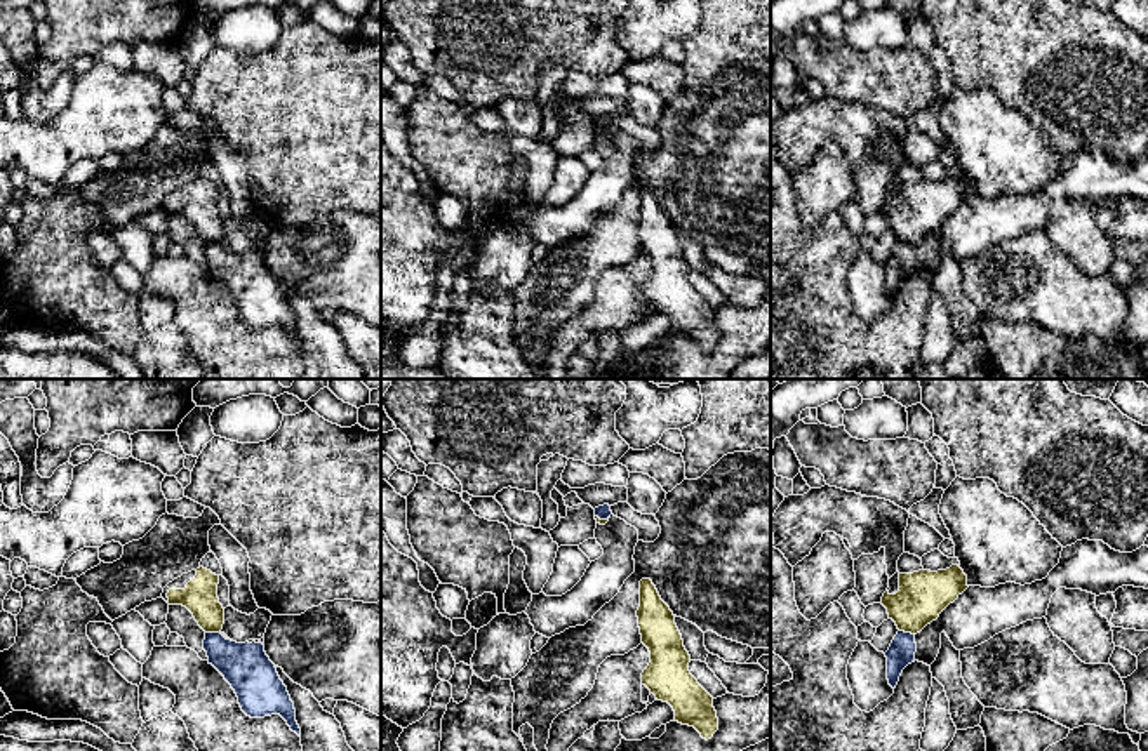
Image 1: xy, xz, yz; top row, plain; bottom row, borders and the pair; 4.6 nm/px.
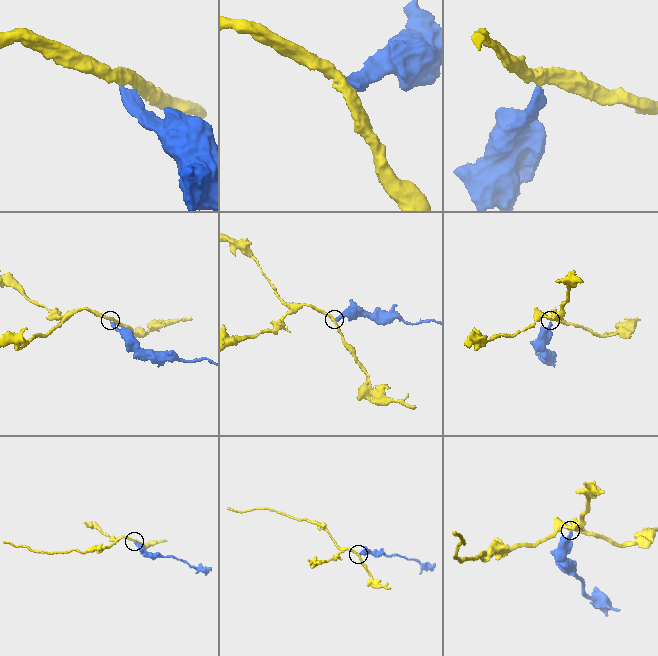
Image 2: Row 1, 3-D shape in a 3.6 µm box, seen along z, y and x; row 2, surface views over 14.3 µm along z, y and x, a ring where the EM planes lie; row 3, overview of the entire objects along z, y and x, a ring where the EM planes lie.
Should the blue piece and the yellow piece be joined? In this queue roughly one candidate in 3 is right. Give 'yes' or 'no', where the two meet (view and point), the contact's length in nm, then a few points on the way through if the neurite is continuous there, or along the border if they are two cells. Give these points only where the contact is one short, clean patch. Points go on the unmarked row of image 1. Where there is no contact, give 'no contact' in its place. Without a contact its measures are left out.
no; contact xy (213, 244); length 70 nm; border xy (206, 242), (220, 244)

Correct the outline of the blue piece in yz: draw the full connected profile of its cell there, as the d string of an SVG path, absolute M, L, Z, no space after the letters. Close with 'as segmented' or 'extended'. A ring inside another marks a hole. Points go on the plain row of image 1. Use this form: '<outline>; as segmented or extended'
M1082 150L1063 158L1059 174L1042 191L969 196L920 243L898 242L885 263L889 296L896 299L903 280L915 271L931 276L943 242L957 261L974 259L1005 240L1045 228L1059 198L1099 207L1122 196L1148 200L1148 156L1120 163L1103 151Z; extended

